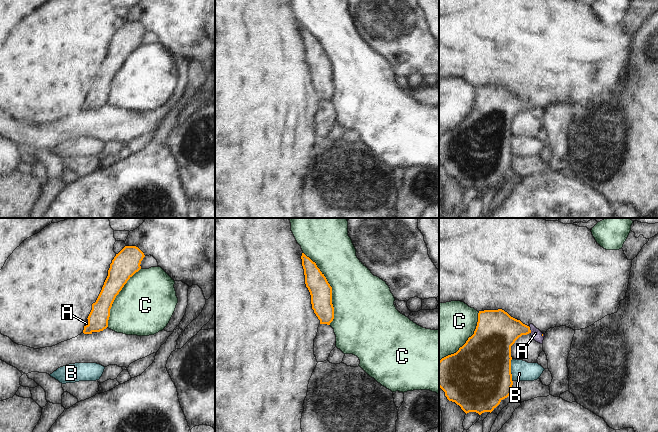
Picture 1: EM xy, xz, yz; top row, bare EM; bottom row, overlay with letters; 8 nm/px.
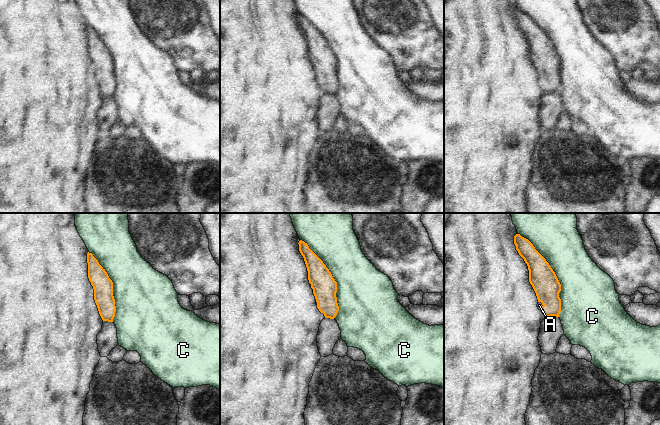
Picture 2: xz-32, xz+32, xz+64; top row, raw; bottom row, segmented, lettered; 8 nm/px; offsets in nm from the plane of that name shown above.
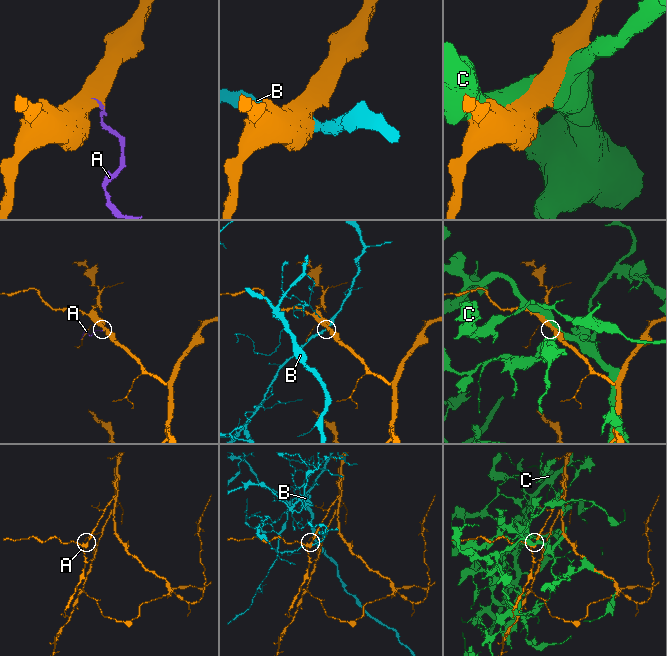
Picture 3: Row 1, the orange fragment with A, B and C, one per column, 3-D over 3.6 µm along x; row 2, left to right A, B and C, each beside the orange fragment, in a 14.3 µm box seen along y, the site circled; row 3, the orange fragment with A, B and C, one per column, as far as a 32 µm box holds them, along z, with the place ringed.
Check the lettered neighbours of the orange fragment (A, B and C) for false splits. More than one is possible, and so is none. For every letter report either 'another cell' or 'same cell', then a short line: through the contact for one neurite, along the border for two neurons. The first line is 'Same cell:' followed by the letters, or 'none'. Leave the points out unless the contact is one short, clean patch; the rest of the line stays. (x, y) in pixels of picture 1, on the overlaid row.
Same cell: A
A: same cell; line yz (499, 331), (530, 331), (535, 333)
B: another cell
C: another cell

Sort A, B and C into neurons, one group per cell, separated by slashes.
A / B / C

